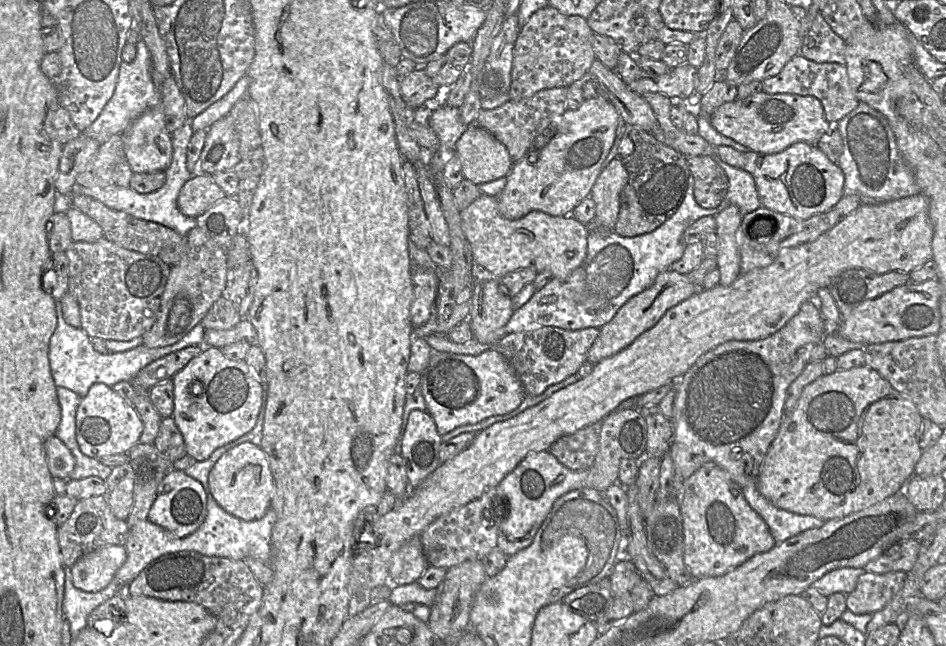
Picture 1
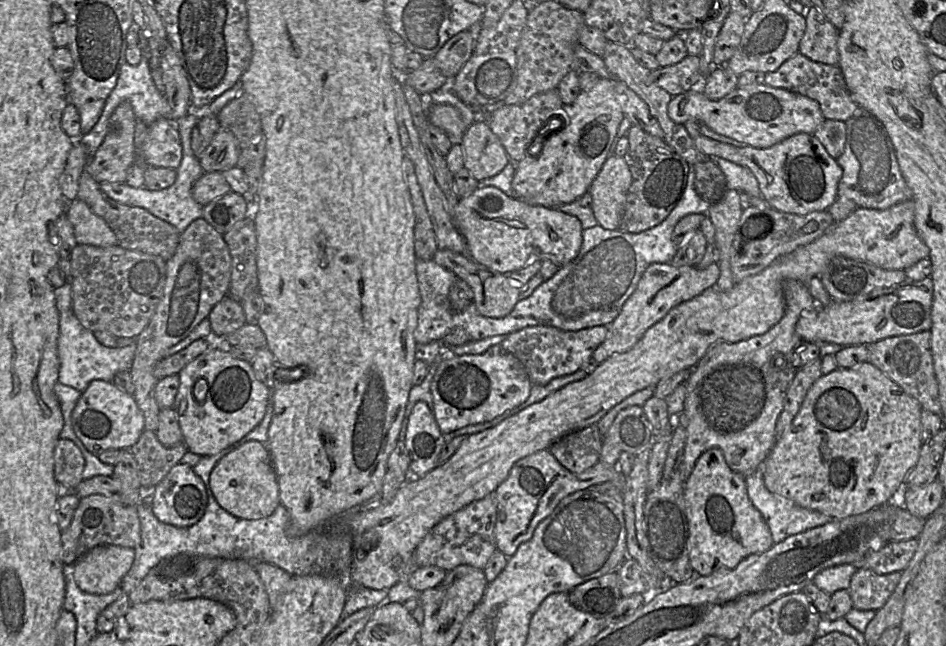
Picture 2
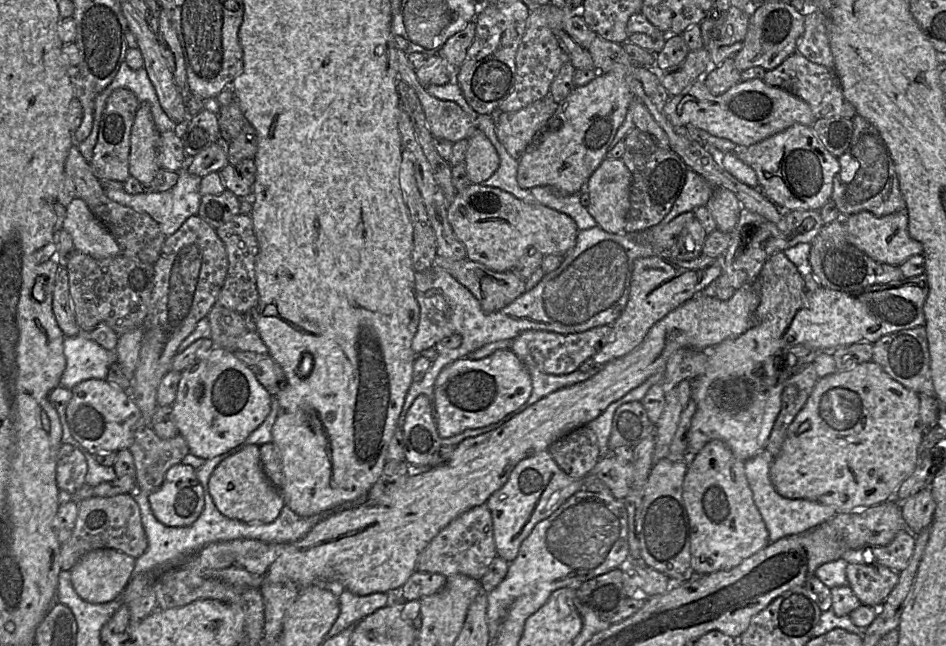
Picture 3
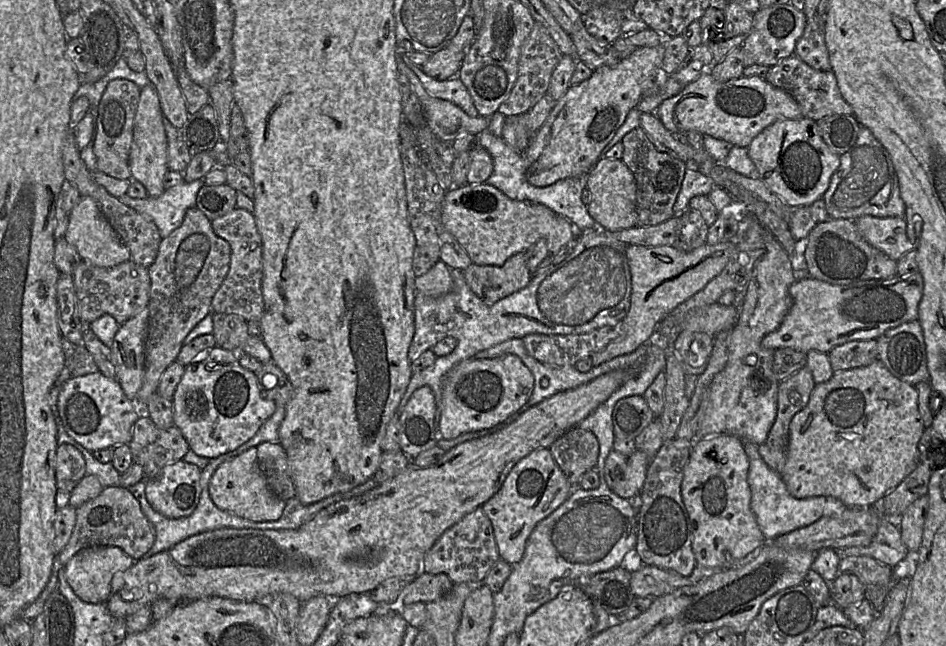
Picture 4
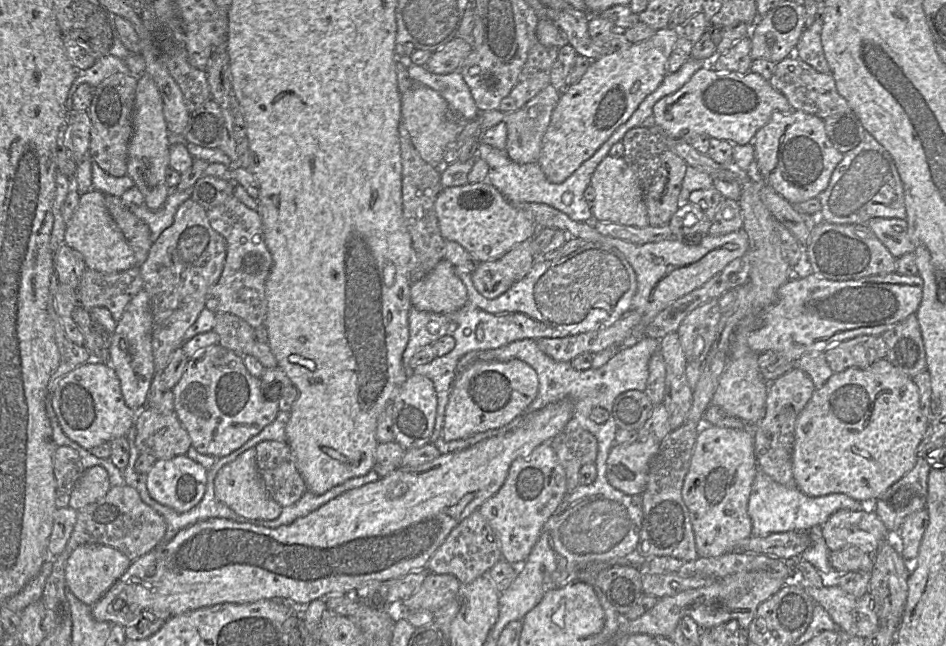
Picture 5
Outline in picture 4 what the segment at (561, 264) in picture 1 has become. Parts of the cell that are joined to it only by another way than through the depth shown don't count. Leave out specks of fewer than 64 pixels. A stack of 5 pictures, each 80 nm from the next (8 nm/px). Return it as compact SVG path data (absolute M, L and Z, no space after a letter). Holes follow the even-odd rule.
M466 184L446 191L441 211L444 228L476 265L502 266L512 255L545 238L549 255L576 239L575 226L565 217L539 203L513 200L488 184Z

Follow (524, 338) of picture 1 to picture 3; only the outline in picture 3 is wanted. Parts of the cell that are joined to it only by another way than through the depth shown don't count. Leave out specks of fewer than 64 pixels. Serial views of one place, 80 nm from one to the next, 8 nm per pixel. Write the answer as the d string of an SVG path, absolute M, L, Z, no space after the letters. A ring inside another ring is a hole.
M603 325L573 334L528 330L513 339L510 350L526 367L534 367L544 374L565 375L578 370L579 366L600 351L612 339L612 336L611 325Z

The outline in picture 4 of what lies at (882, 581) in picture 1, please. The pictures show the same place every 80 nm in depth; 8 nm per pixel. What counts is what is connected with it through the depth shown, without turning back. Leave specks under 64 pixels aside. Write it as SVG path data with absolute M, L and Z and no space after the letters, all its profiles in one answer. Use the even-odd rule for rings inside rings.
M848 556L839 560L840 574L854 574L860 582L868 585L891 585L894 569L870 556Z

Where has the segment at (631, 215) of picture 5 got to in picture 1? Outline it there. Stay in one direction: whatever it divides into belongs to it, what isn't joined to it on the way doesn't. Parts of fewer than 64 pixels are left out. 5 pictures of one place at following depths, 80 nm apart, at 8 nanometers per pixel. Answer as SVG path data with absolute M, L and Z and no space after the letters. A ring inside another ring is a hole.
M614 158L602 169L590 197L596 204L594 222L604 230L614 230L620 209L620 193L628 180L622 159Z

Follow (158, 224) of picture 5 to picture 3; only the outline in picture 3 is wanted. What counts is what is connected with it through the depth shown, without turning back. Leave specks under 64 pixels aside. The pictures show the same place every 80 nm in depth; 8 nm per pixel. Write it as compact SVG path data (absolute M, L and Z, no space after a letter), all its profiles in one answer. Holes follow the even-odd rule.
M183 166L178 172L177 183L172 188L164 192L145 190L139 194L130 194L124 189L115 190L105 188L104 190L107 197L112 201L131 207L137 212L148 214L159 224L161 231L169 237L182 226L186 219L198 214L201 201L201 195L199 192L200 182L201 177L190 174L187 167Z

